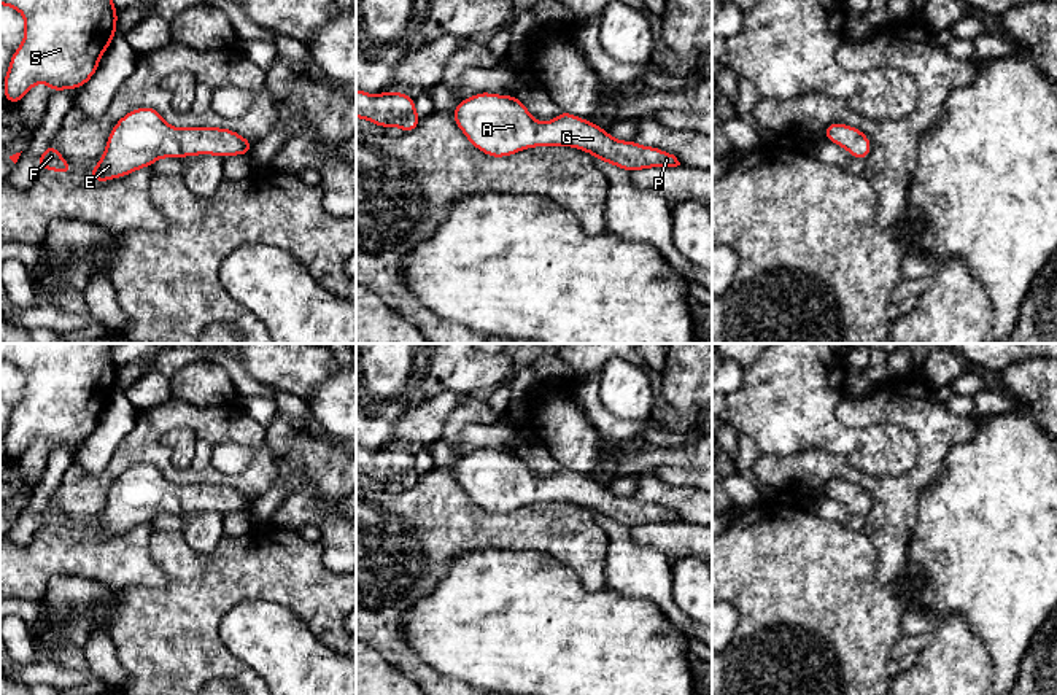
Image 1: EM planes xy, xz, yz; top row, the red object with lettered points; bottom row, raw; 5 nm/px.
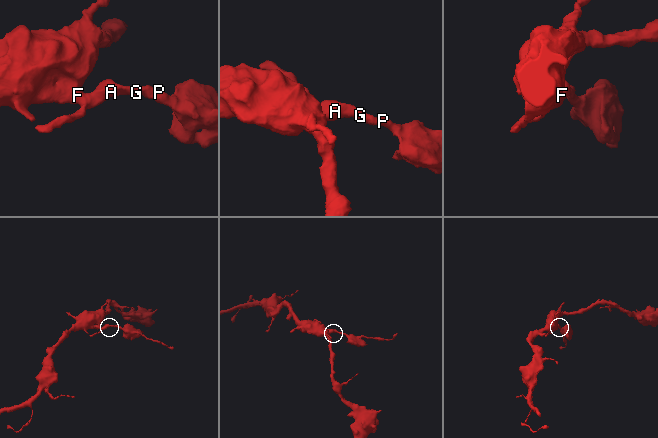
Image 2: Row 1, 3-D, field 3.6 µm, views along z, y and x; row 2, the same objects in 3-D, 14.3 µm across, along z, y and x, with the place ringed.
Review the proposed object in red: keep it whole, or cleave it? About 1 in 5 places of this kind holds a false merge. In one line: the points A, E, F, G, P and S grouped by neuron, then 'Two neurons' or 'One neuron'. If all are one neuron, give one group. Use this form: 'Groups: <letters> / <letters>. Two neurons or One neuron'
Groups: A E F G P S. One neuron

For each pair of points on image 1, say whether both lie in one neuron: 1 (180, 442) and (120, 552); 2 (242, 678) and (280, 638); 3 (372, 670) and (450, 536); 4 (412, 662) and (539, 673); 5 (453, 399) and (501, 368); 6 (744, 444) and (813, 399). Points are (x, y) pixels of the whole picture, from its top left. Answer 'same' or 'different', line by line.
1: different
2: different
3: different
4: different
5: different
6: different

